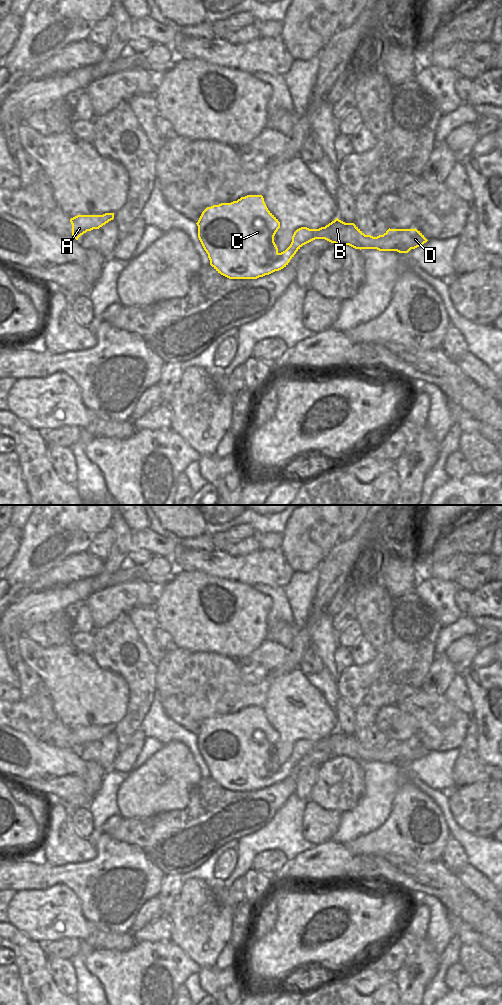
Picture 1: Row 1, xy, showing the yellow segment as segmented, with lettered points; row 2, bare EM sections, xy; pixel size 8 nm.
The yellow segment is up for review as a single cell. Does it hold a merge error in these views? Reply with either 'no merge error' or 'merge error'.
no merge error

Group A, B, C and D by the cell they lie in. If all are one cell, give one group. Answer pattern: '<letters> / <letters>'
A B C D

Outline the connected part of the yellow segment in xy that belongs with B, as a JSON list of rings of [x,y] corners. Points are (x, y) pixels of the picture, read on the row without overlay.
[[[247,707],[231,715],[221,715],[207,719],[201,726],[198,734],[198,750],[208,766],[210,777],[221,787],[229,791],[257,791],[279,783],[286,779],[296,764],[305,756],[315,751],[325,751],[337,757],[349,757],[355,761],[377,761],[379,763],[397,763],[399,765],[408,765],[428,752],[424,747],[415,741],[388,741],[383,747],[373,749],[365,747],[354,735],[345,735],[338,730],[319,741],[309,741],[301,739],[297,741],[293,748],[290,758],[279,765],[274,754],[274,748],[280,740],[278,731],[268,722],[262,707]]]

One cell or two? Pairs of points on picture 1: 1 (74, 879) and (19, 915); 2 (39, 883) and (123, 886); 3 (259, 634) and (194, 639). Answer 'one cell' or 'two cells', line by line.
1: two cells
2: one cell
3: one cell

